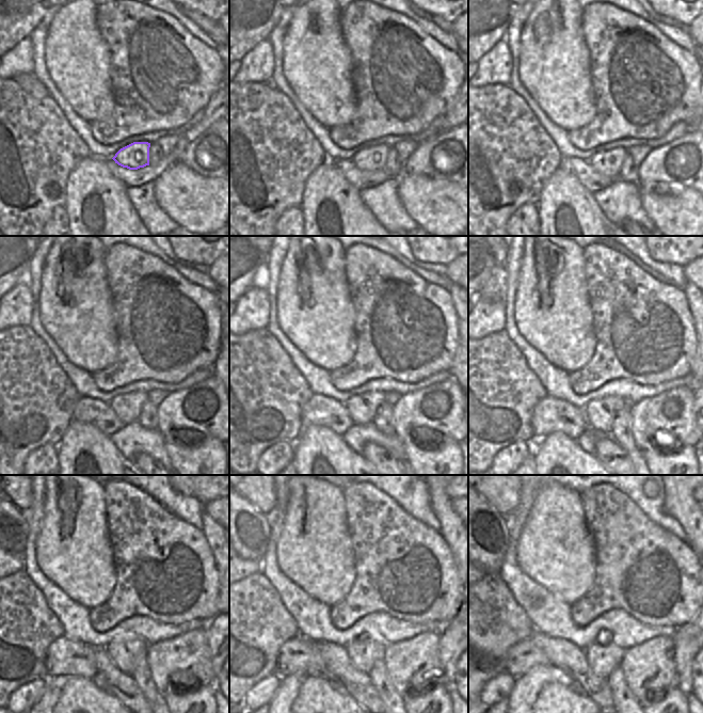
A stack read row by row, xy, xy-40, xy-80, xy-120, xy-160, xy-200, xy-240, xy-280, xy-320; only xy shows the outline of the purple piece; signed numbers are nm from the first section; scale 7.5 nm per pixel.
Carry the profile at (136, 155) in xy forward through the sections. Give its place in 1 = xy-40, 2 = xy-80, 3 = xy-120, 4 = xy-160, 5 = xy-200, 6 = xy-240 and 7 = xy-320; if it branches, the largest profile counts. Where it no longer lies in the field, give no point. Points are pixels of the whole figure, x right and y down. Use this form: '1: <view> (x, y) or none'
1: xy-40 (372, 158)
2: xy-80 (607, 162)
3: xy-120 (127, 407)
4: xy-160 (363, 408)
5: xy-200 (601, 413)
6: xy-240 (123, 654)
7: xy-320 (603, 660)

